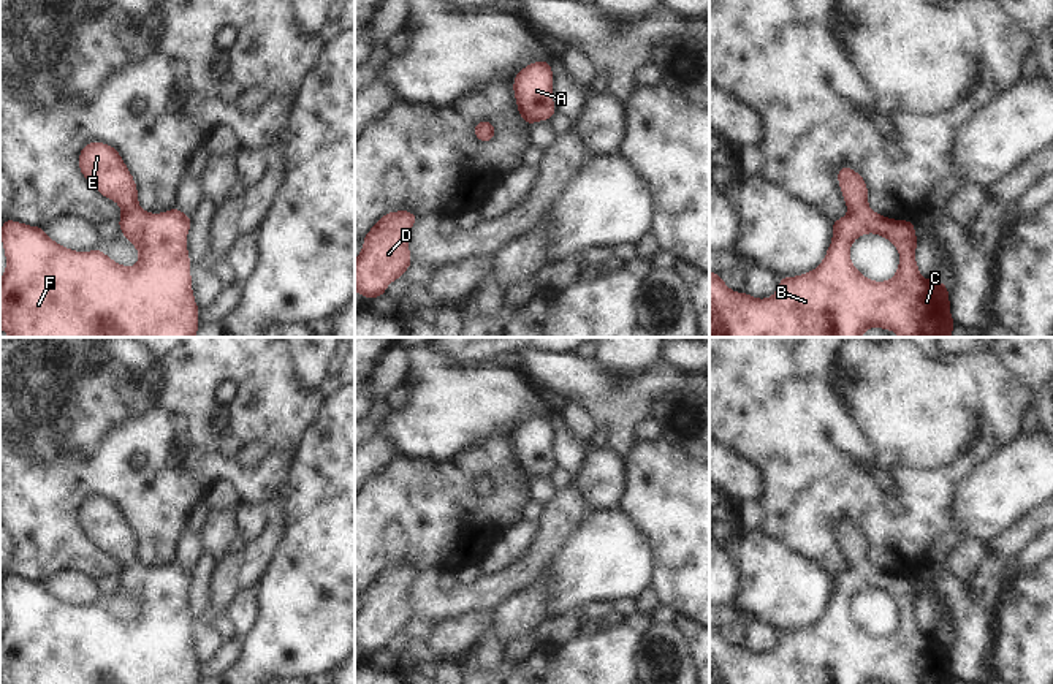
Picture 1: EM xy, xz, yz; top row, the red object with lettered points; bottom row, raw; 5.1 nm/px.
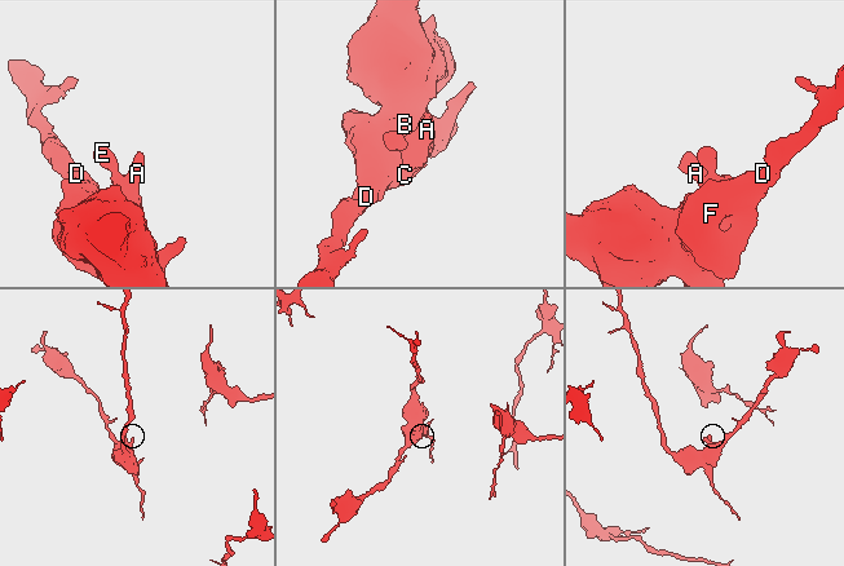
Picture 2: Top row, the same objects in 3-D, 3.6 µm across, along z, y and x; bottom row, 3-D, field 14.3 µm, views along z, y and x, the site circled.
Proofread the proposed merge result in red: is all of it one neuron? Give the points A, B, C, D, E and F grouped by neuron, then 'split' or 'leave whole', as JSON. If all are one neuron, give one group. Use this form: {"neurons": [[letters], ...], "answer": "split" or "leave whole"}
{"neurons": [["A", "B", "C", "D", "E", "F"]], "answer": "leave whole"}

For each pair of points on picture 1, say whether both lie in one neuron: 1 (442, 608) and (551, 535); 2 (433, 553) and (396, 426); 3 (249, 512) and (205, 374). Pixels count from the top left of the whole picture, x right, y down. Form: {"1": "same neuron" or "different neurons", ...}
{"1": "same neuron", "2": "different neurons", "3": "different neurons"}

